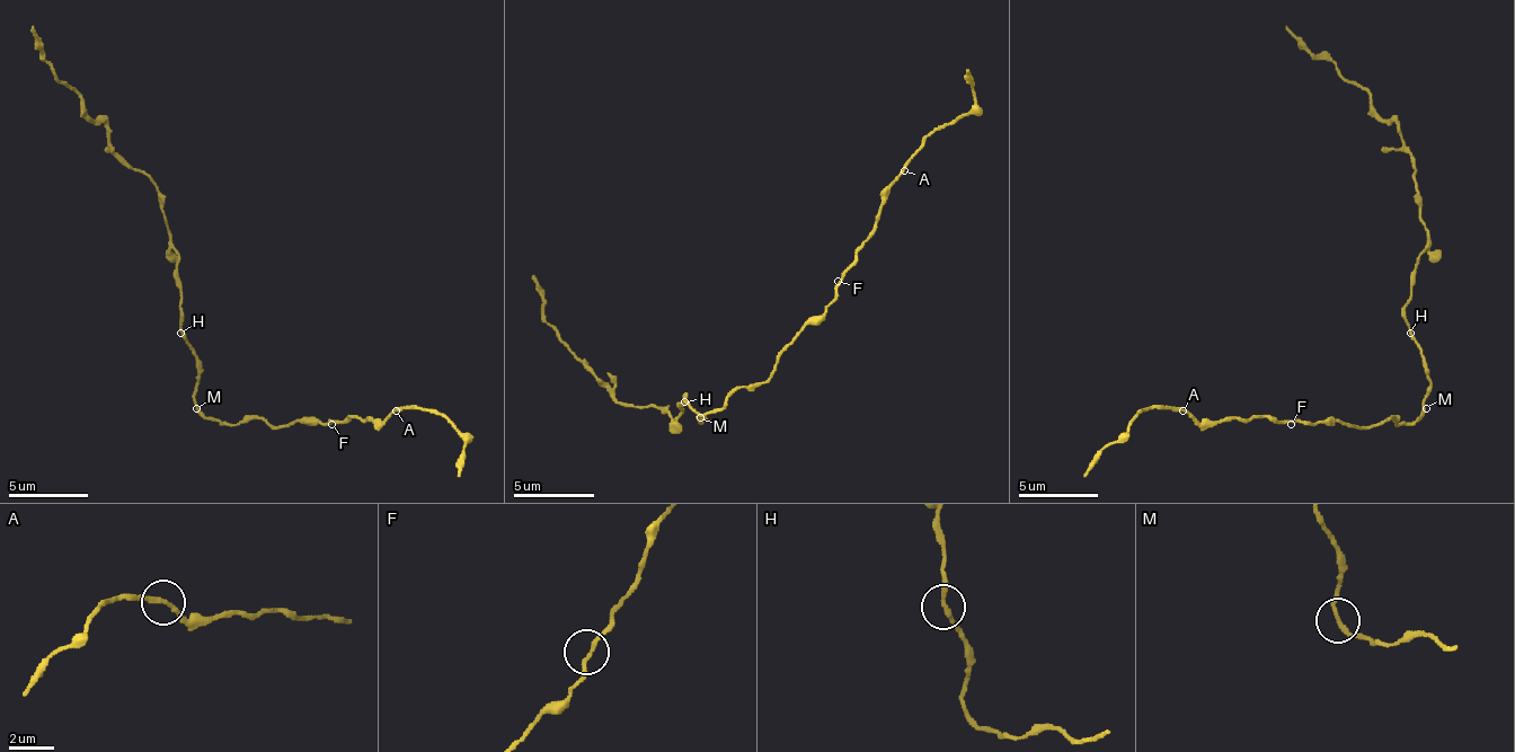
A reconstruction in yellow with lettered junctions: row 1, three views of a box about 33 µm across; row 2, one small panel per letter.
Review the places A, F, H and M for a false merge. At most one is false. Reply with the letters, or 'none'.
none

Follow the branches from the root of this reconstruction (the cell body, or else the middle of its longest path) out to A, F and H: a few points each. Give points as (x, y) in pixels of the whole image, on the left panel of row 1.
A: (201, 408), (220, 424), (264, 419), (272, 427), (339, 424), (347, 416), (387, 419), (395, 412)
F: (201, 408), (220, 424), (236, 424), (240, 419), (264, 419), (272, 427), (331, 424)
H: (201, 408), (196, 404), (196, 356), (180, 333)

